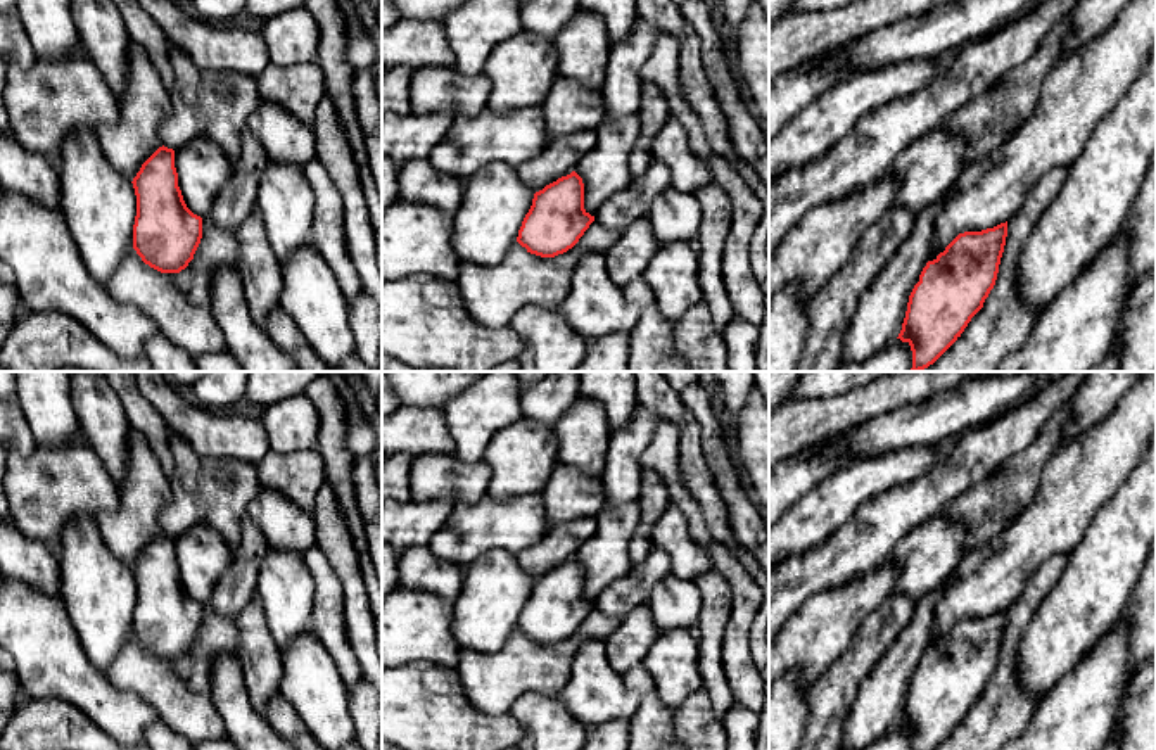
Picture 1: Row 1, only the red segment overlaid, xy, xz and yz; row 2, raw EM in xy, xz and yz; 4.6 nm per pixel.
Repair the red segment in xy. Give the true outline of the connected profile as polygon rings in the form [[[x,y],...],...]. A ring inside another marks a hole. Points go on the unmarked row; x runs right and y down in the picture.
[[[159,534],[133,565],[137,603],[133,636],[161,660],[180,660],[202,626],[202,605],[194,601],[178,574],[175,537]]]

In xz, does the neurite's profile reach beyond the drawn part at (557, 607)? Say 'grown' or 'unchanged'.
unchanged

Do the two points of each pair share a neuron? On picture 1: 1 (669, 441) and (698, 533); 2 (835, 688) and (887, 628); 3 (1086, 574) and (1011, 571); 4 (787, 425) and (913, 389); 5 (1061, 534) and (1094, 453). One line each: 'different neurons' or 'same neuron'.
1: same neuron
2: same neuron
3: different neurons
4: same neuron
5: same neuron

